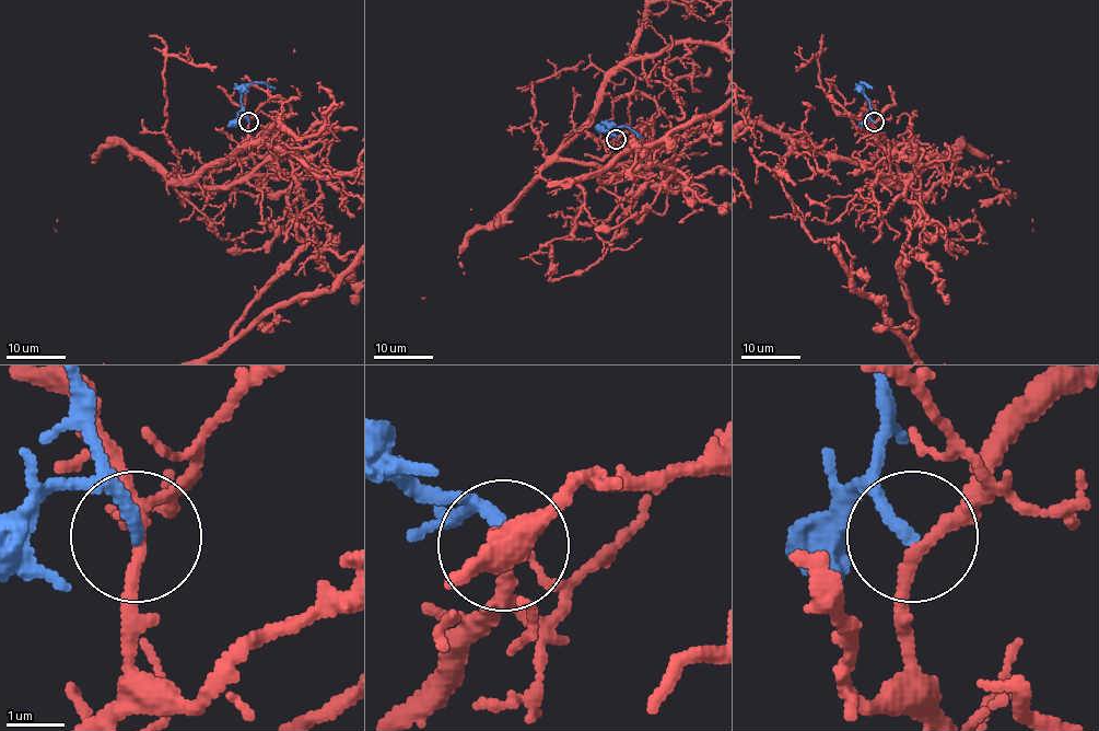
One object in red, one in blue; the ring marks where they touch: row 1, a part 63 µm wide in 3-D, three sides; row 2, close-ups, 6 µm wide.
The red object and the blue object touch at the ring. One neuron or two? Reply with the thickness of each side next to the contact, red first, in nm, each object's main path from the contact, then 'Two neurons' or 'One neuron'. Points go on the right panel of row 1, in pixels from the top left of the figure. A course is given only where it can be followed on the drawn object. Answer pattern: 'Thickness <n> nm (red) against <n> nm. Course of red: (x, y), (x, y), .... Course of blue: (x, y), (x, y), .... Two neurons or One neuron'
Thickness 200 nm (red) against 200 nm. Course of red: (874, 122), (879, 149), (866, 162), (896, 186), (920, 181), (900, 262), (910, 348). Course of blue: (874, 122), (861, 83), (873, 89). Two neurons

